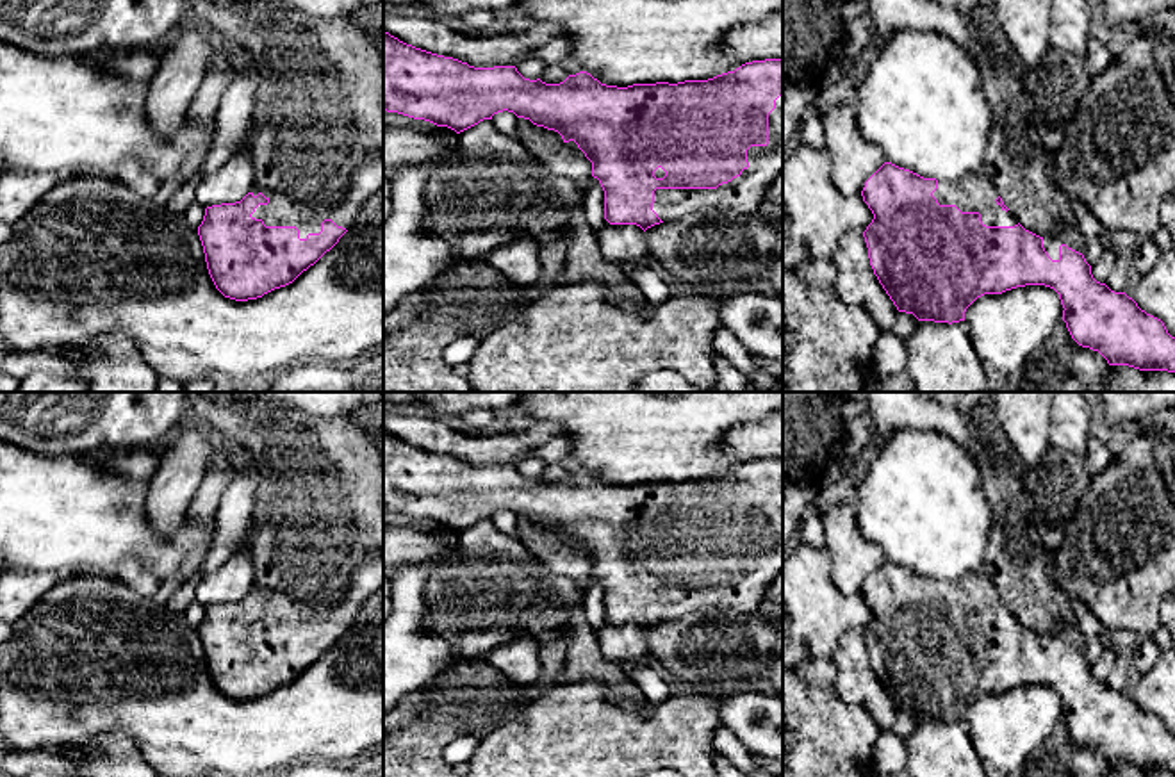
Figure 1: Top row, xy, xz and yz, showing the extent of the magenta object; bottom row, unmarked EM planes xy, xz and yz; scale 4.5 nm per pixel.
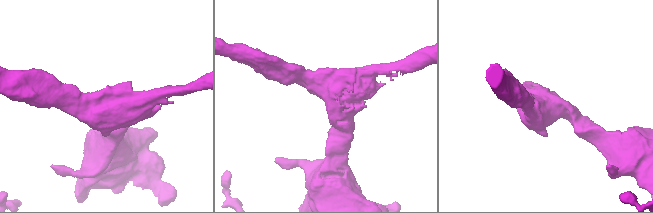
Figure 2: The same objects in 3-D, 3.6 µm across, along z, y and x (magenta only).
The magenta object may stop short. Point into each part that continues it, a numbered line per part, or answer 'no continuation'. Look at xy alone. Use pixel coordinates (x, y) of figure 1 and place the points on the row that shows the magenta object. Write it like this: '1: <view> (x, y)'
1: xy (366, 179)

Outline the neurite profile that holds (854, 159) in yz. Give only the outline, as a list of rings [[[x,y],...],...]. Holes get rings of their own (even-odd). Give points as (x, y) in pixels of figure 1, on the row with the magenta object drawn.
[[[847,105],[822,114],[822,127],[833,184],[845,196],[861,194],[865,182],[886,162],[881,148],[861,135]]]

